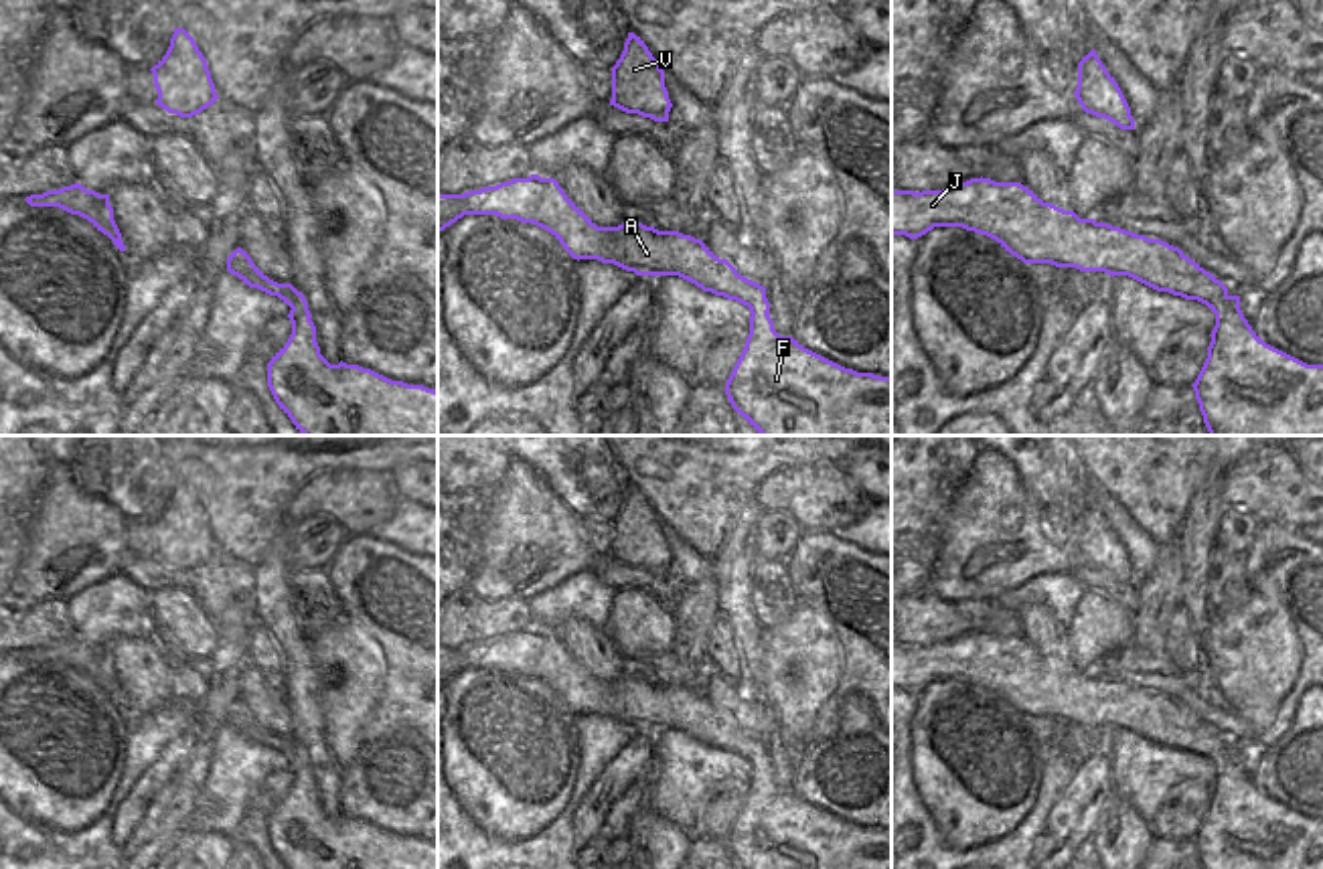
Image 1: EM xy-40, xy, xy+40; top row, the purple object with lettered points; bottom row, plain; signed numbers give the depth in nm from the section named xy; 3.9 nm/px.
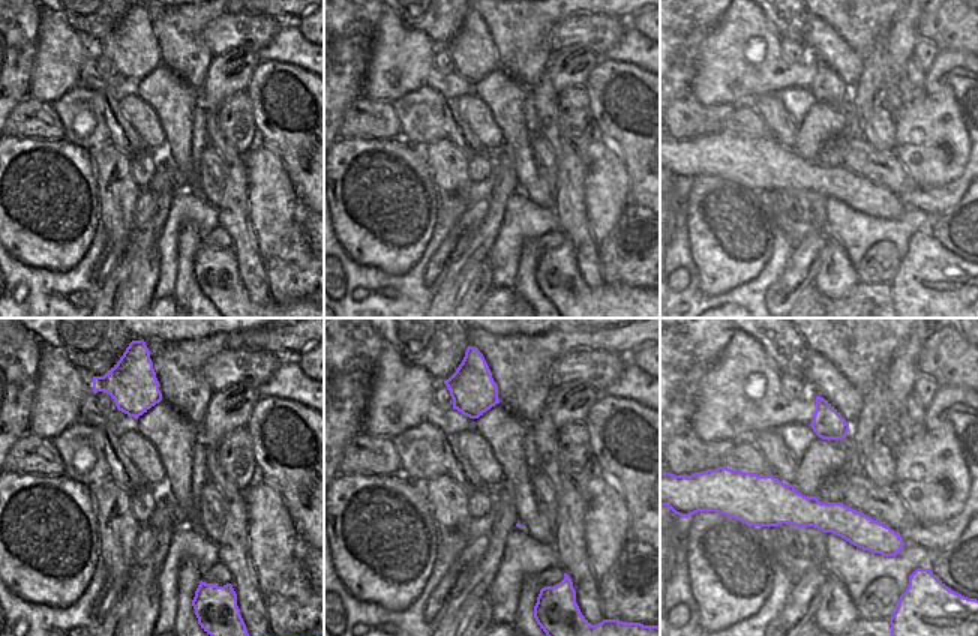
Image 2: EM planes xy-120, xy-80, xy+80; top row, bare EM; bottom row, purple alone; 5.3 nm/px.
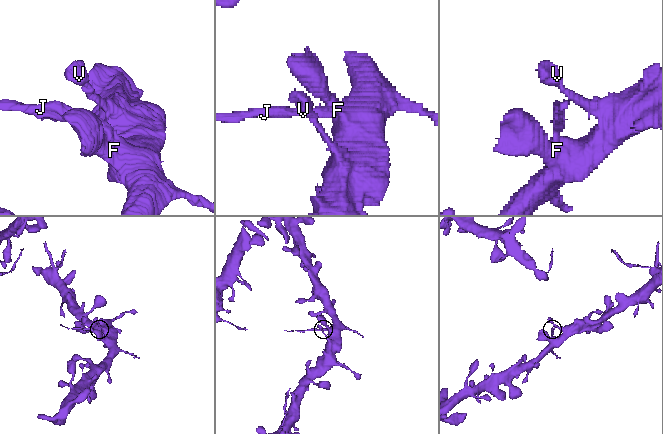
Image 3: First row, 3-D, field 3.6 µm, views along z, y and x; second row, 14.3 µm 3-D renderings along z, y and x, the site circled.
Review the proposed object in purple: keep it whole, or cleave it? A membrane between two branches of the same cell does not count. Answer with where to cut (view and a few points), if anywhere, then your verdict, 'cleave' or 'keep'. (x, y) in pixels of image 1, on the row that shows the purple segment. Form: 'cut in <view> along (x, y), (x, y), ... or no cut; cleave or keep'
cut in xy+40 along (1228, 296), (1228, 306), (1216, 317); cleave

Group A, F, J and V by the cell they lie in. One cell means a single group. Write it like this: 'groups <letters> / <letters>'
groups A J / F V

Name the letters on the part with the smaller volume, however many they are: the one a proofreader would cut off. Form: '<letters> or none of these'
A, J

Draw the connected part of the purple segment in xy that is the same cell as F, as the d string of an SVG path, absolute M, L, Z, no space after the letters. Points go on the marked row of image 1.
M770 314L764 320L750 316L750 334L725 383L725 395L760 436L891 436L891 377L845 369L792 336L780 336Z

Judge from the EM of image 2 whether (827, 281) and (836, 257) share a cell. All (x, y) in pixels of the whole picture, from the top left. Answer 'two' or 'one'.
one

